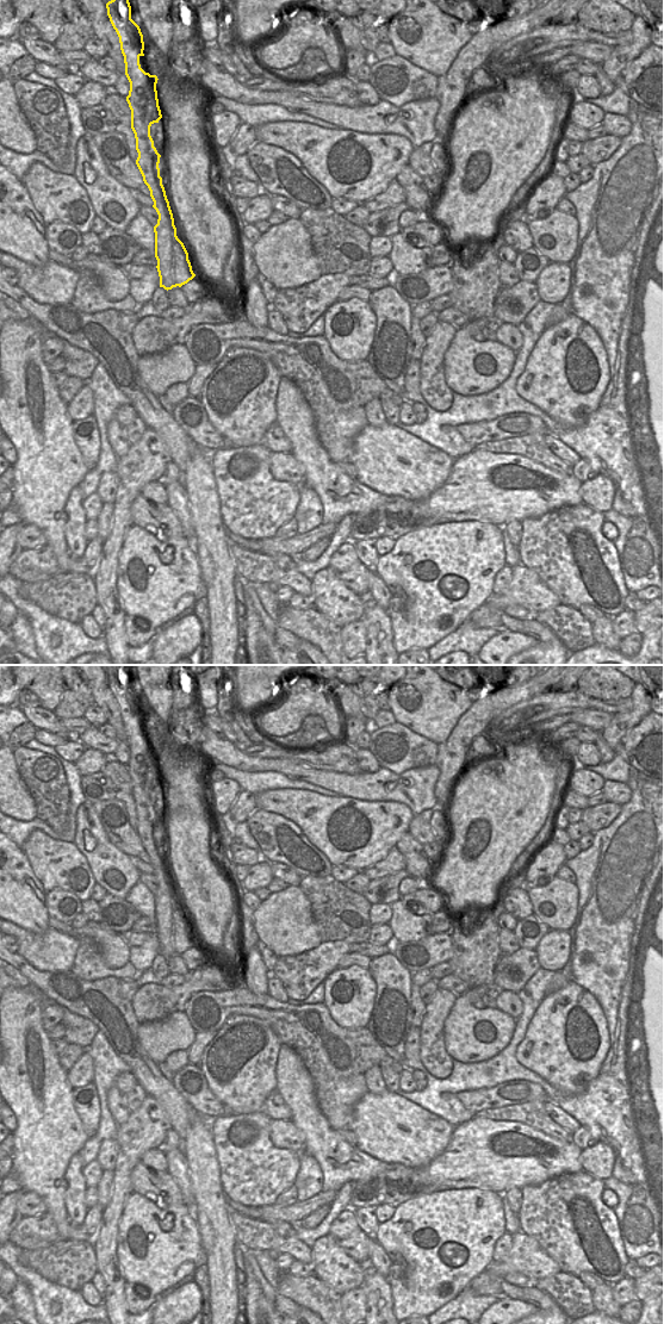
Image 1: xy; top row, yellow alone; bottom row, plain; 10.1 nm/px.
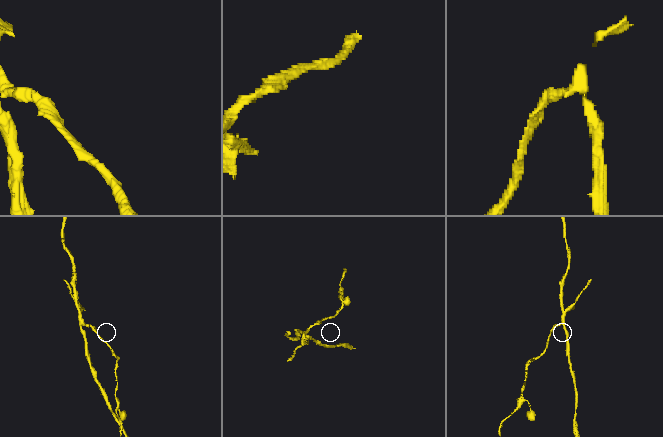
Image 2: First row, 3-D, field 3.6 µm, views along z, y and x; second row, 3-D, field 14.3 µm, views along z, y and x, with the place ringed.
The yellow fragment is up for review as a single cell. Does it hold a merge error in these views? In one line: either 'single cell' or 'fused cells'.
fused cells

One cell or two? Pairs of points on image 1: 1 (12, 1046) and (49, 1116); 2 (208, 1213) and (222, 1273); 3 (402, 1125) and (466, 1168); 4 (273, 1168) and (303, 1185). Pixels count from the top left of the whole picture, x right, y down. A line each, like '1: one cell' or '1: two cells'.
1: one cell
2: one cell
3: two cells
4: two cells

